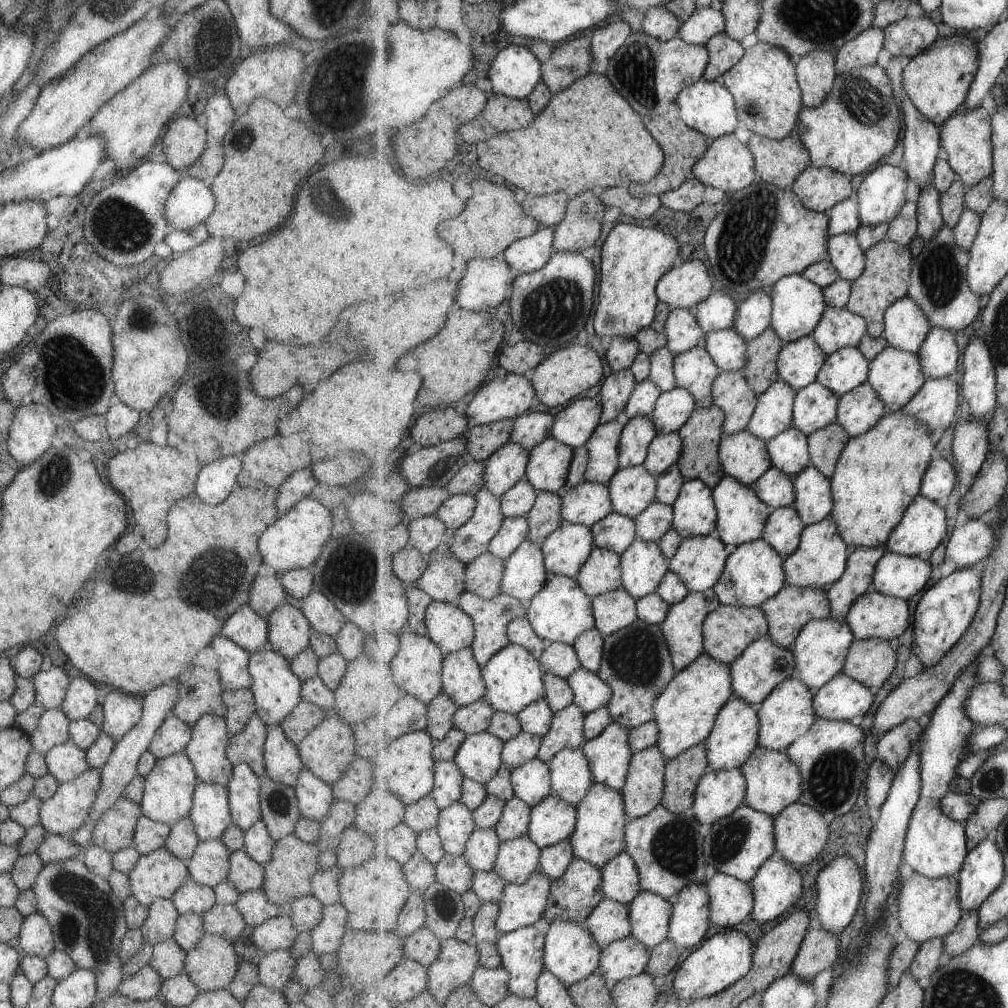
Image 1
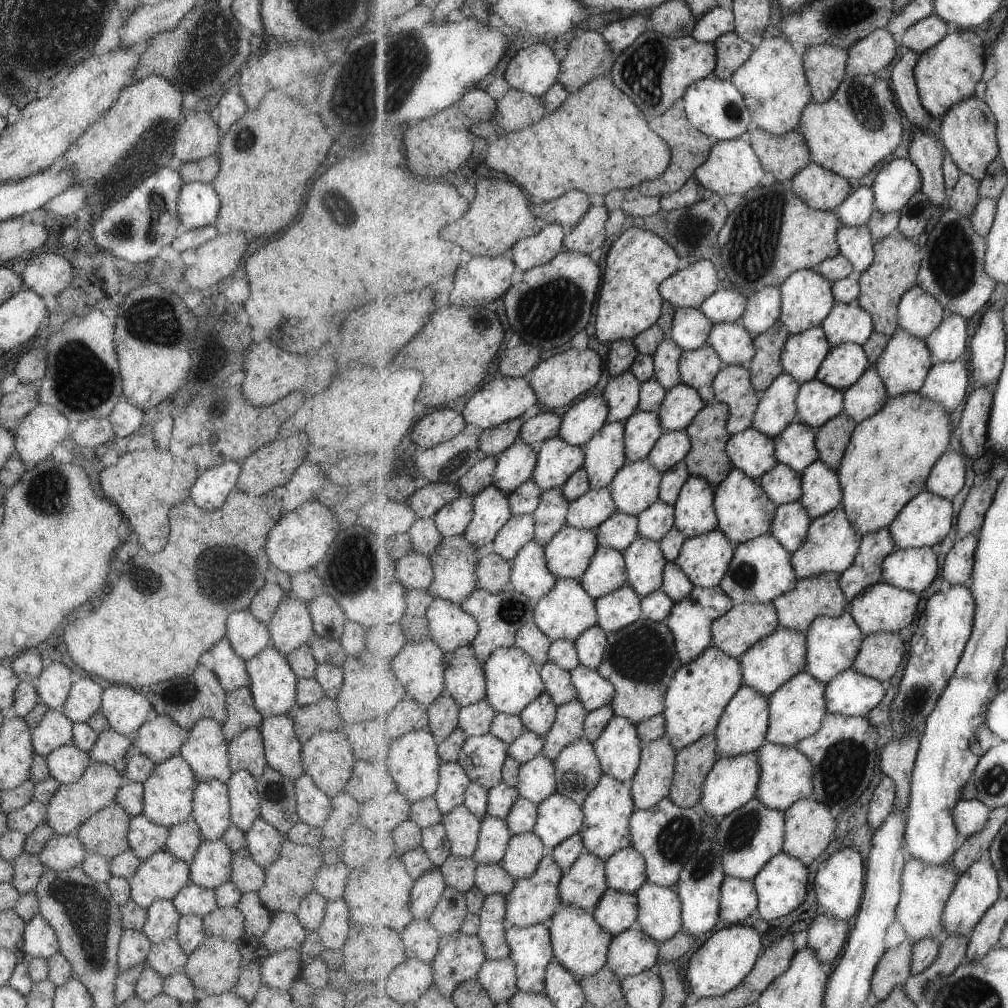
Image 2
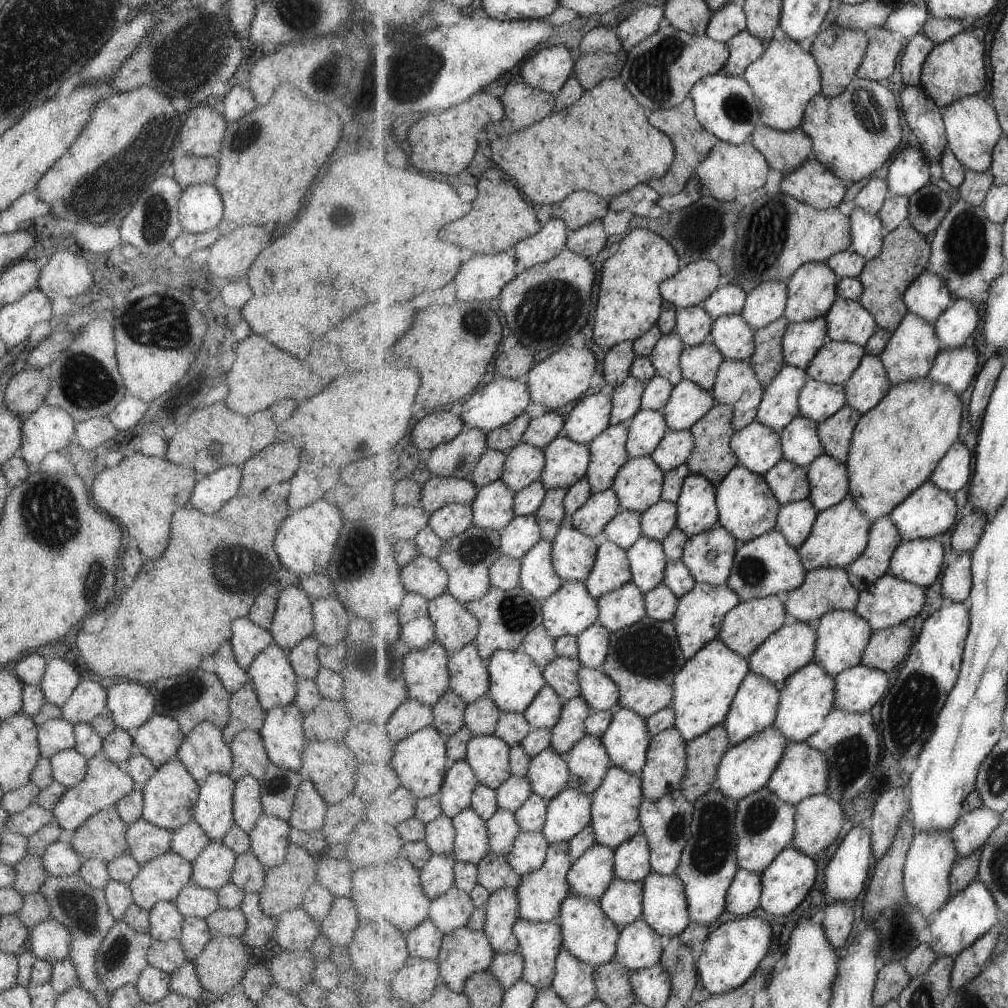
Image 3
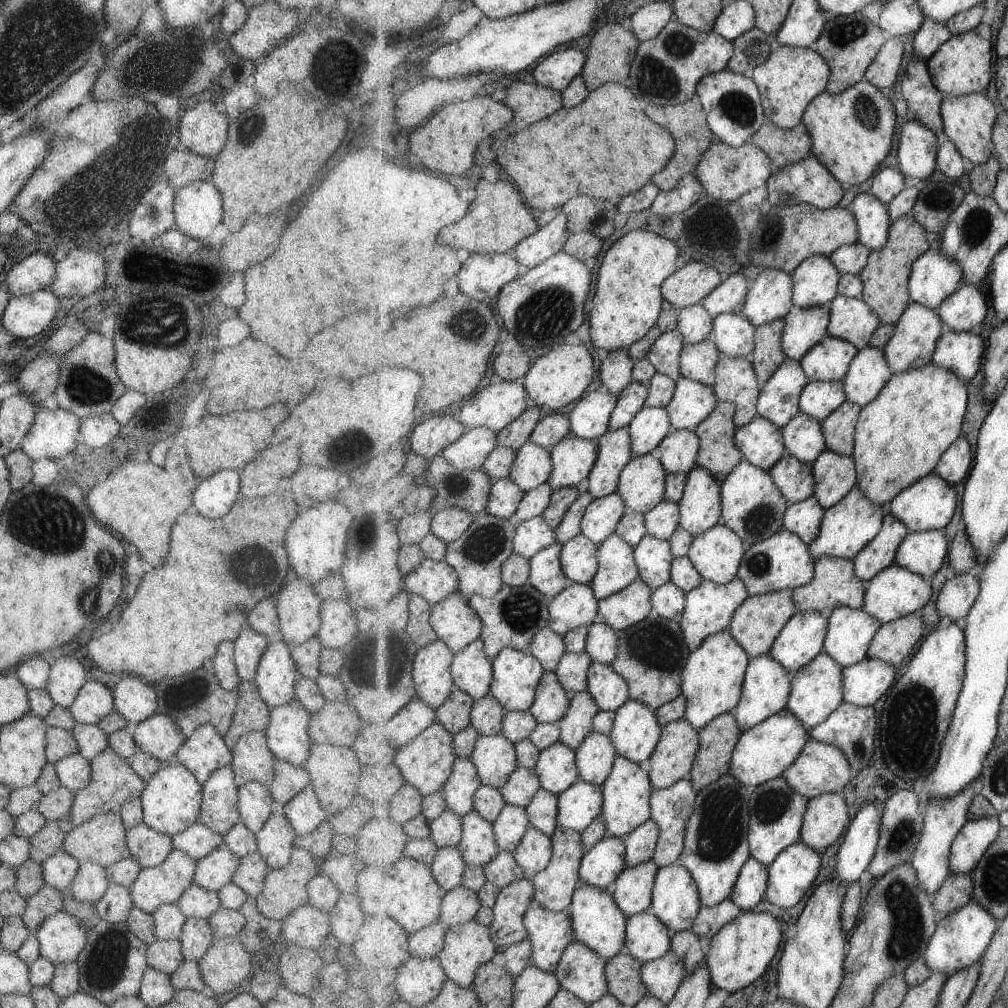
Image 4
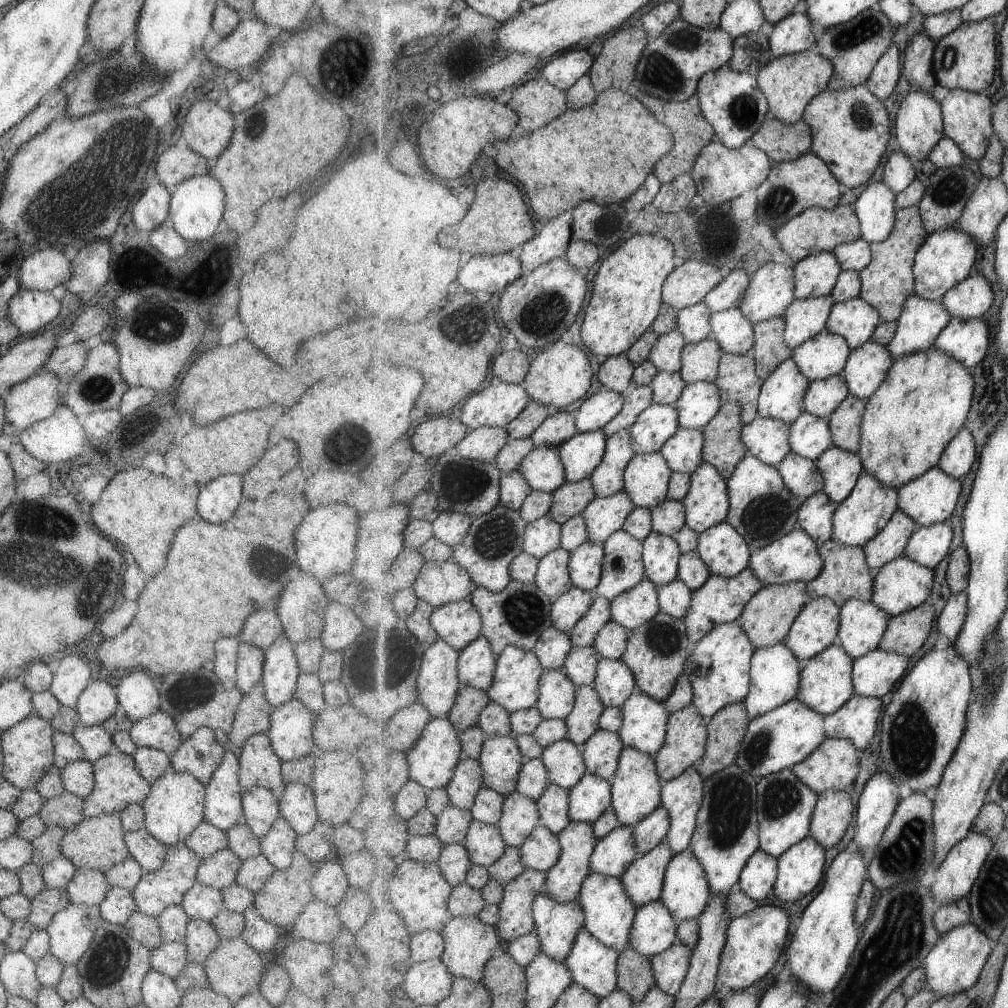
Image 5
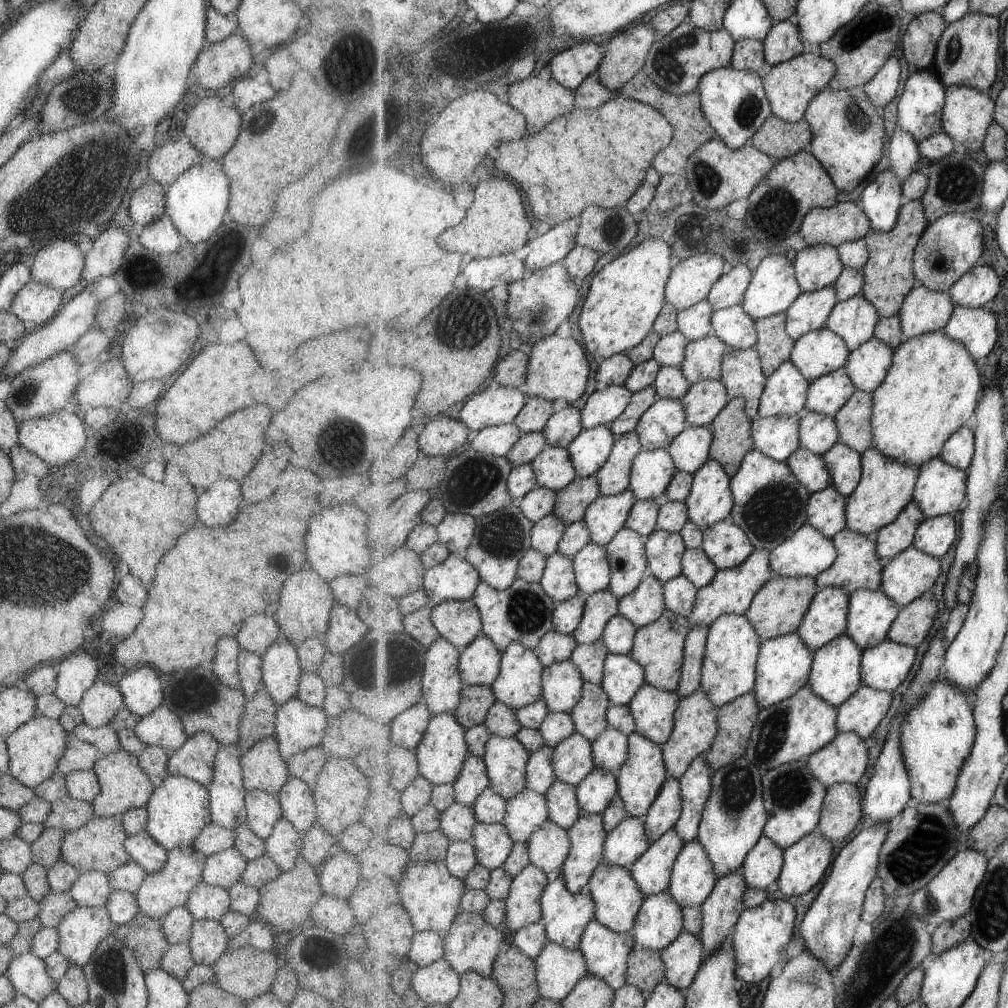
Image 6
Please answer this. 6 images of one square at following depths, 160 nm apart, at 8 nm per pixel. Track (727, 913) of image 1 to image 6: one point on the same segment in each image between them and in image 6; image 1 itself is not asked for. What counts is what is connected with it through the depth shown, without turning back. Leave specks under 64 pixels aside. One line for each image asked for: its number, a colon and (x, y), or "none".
2: (739, 898)
3: (744, 895)
4: (751, 889)
5: (759, 877)
6: (764, 864)

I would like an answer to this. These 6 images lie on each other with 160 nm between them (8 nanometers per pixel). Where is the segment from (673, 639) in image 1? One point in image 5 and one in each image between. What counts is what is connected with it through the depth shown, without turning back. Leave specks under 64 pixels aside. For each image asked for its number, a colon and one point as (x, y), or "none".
2: (691, 620)
3: (700, 616)
4: (710, 608)
5: (721, 600)

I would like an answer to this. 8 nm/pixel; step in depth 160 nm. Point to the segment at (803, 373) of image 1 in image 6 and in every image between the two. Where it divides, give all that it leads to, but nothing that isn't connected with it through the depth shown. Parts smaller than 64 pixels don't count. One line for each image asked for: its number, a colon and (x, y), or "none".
2: (803, 354)
3: (802, 341)
4: (804, 328)
5: (805, 319)
6: (810, 311)

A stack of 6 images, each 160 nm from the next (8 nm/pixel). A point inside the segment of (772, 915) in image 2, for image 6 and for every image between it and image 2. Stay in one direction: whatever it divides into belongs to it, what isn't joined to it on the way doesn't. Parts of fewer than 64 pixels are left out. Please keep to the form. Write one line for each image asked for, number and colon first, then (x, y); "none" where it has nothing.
3: (789, 879)
4: (792, 875)
5: (802, 868)
6: (805, 863)

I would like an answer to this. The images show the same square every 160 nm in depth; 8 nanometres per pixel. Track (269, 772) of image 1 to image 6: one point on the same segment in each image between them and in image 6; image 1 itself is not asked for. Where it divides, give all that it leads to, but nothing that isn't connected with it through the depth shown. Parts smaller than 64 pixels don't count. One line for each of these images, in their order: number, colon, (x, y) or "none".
2: (281, 749)
3: (281, 735)
4: (287, 738)
5: (290, 724)
6: (297, 727)

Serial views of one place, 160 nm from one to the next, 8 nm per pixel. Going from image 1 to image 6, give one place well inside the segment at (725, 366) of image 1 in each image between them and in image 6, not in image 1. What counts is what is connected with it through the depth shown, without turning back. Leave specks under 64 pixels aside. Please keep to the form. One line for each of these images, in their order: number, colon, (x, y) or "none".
2: (736, 345)
3: (735, 337)
4: (735, 335)
5: (731, 328)
6: (734, 325)

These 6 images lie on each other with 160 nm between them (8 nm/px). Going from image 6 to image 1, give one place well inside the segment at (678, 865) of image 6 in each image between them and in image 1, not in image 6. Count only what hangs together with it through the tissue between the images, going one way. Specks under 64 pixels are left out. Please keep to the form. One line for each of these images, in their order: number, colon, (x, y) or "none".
1: (651, 915)
2: (661, 909)
3: (666, 907)
4: (676, 899)
5: (686, 893)

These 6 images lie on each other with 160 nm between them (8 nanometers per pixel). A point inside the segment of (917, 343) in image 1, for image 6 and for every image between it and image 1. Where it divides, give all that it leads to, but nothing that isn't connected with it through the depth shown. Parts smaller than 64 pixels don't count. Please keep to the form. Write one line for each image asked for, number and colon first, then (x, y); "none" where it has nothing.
2: (921, 313)
3: (929, 295)
4: (935, 276)
5: (948, 256)
6: (950, 247)

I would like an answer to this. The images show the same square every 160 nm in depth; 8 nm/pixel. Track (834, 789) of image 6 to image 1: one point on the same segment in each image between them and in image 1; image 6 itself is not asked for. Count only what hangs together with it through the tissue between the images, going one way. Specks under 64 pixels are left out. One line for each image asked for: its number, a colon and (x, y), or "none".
1: (802, 832)
2: (810, 825)
3: (819, 819)
4: (827, 817)
5: (835, 812)

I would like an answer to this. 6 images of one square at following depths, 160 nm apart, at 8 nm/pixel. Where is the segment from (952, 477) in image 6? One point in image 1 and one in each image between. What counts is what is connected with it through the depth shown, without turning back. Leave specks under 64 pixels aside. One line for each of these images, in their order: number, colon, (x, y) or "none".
1: (924, 526)
2: (925, 522)
3: (930, 511)
4: (931, 503)
5: (931, 499)

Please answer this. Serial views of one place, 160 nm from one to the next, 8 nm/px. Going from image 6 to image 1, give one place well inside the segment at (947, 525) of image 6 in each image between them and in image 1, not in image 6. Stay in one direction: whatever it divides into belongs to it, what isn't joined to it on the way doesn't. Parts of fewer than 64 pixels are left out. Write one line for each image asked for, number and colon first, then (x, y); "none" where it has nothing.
1: (901, 576)
2: (916, 569)
3: (919, 561)
4: (925, 552)
5: (929, 545)

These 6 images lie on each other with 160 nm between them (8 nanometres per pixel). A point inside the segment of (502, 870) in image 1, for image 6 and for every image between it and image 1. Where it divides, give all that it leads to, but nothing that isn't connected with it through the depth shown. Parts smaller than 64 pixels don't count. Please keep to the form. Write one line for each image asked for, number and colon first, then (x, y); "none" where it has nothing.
2: (526, 851)
3: (530, 851)
4: (534, 854)
5: (542, 850)
6: (549, 847)

